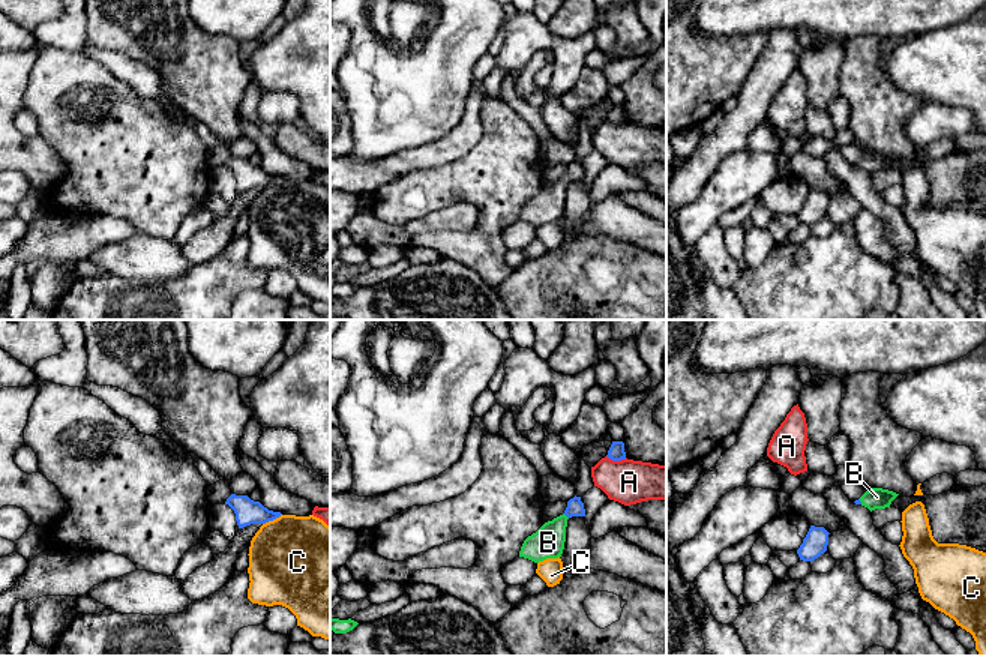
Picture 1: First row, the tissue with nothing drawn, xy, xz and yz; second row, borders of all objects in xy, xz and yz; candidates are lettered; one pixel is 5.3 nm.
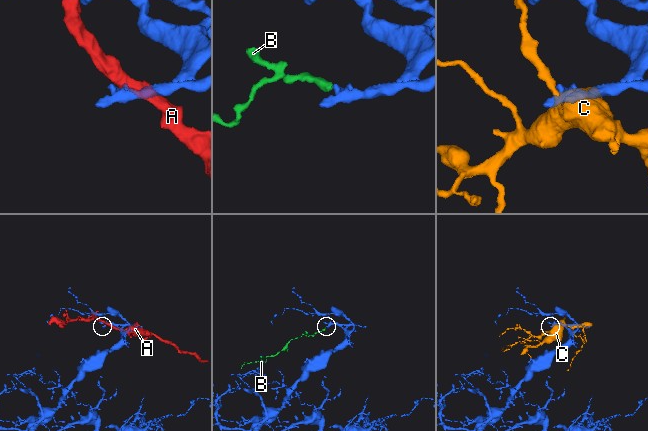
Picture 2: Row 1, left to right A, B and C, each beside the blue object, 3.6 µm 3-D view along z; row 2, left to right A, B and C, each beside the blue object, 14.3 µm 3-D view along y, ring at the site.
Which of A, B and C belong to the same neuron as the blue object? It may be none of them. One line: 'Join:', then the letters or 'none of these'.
Join: B

